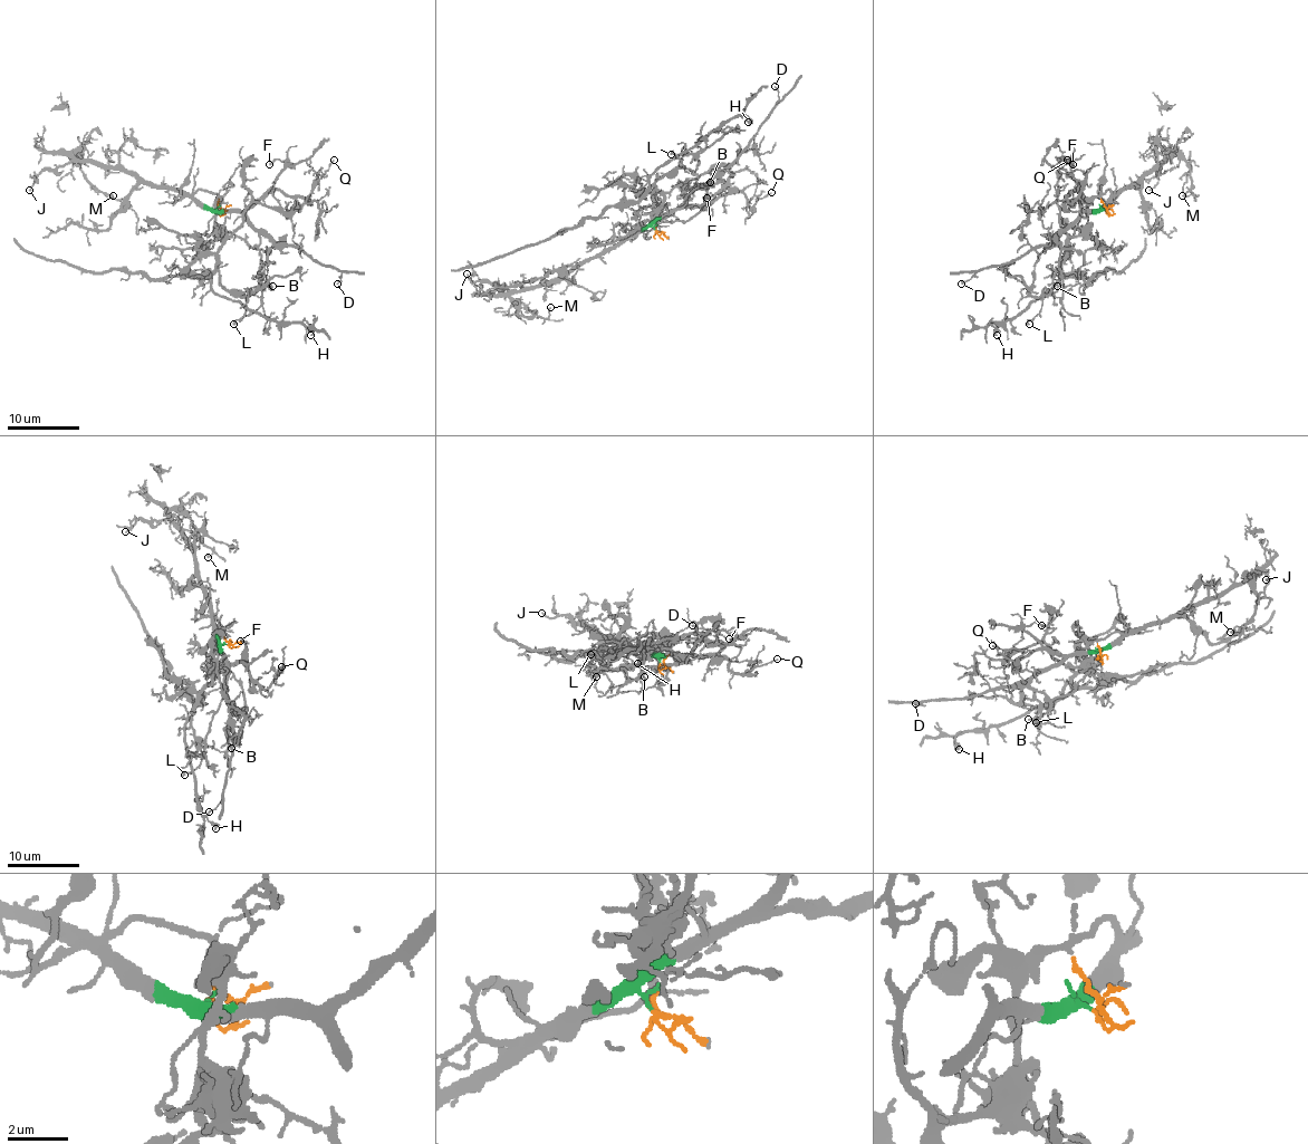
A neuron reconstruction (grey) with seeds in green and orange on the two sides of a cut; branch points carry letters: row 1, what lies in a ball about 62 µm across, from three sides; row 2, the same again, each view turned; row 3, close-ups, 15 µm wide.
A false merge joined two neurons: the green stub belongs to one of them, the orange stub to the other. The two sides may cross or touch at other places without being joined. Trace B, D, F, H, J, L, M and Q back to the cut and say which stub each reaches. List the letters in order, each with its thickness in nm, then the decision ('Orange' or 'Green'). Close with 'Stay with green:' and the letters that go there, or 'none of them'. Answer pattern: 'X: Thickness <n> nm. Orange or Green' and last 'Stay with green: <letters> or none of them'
B: Thickness 90 nm. Green
D: Thickness 100 nm. Green
F: Thickness 140 nm. Green
H: Thickness 110 nm. Orange
J: Thickness 100 nm. Green
L: Thickness 130 nm. Orange
M: Thickness 130 nm. Green
Q: Thickness 90 nm. Green
Stay with green: B, D, F, J, M, Q

